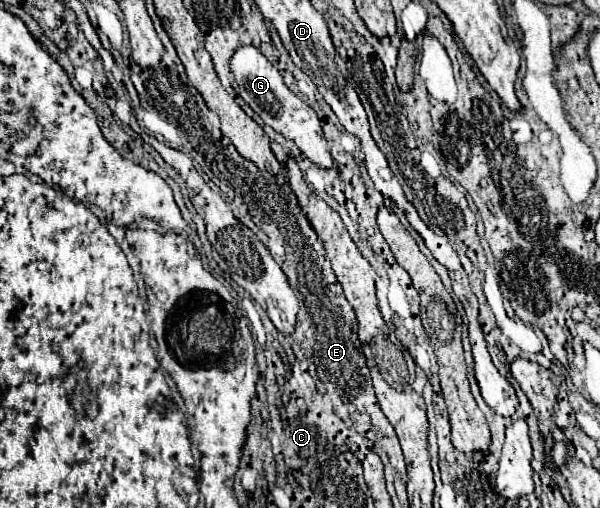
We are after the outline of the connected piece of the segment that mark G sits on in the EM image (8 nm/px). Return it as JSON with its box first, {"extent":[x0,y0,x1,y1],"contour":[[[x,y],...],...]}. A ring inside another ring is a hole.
{"extent":[231,46,333,168],"contour":[[[243,46],[231,56],[231,72],[235,76],[235,82],[239,86],[239,96],[257,112],[267,126],[271,126],[275,132],[285,136],[287,140],[293,140],[295,146],[317,166],[329,168],[333,164],[331,154],[325,144],[325,136],[319,124],[317,114],[313,108],[297,98],[285,84],[279,74],[279,70],[255,48],[255,46]]]}

